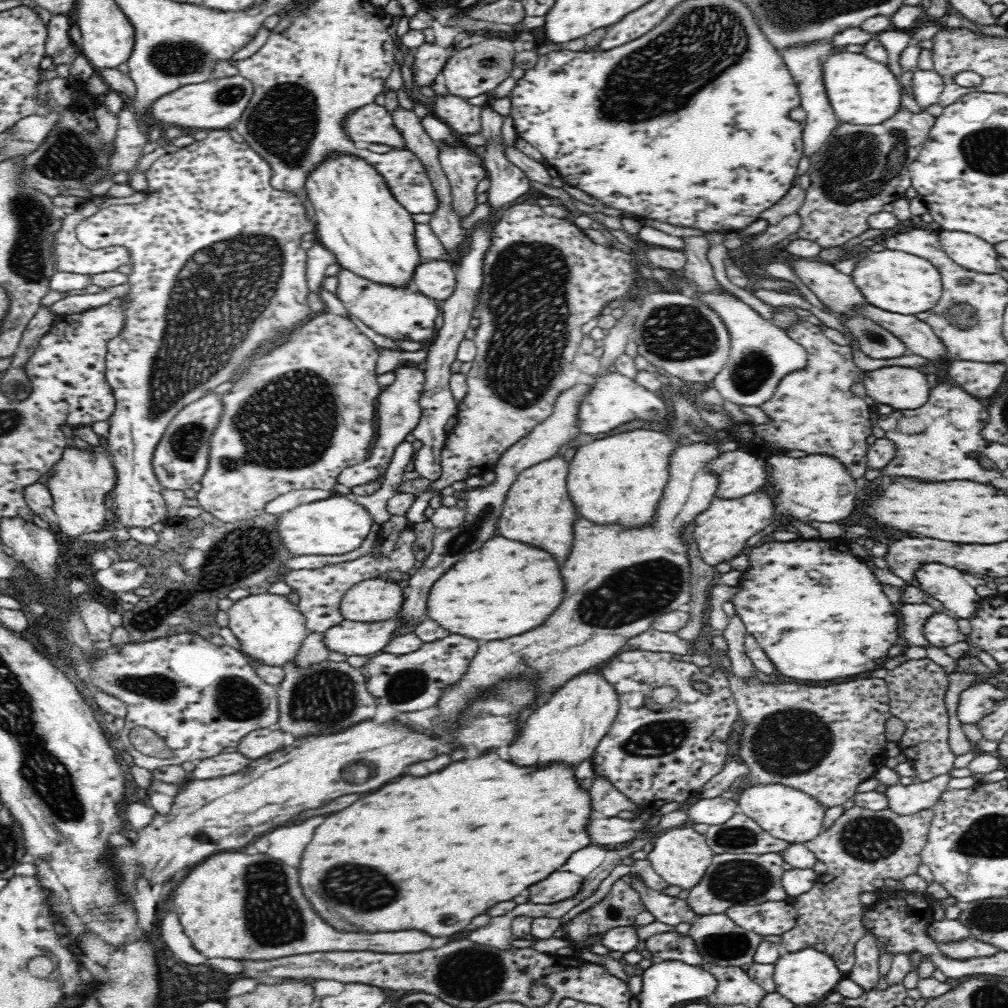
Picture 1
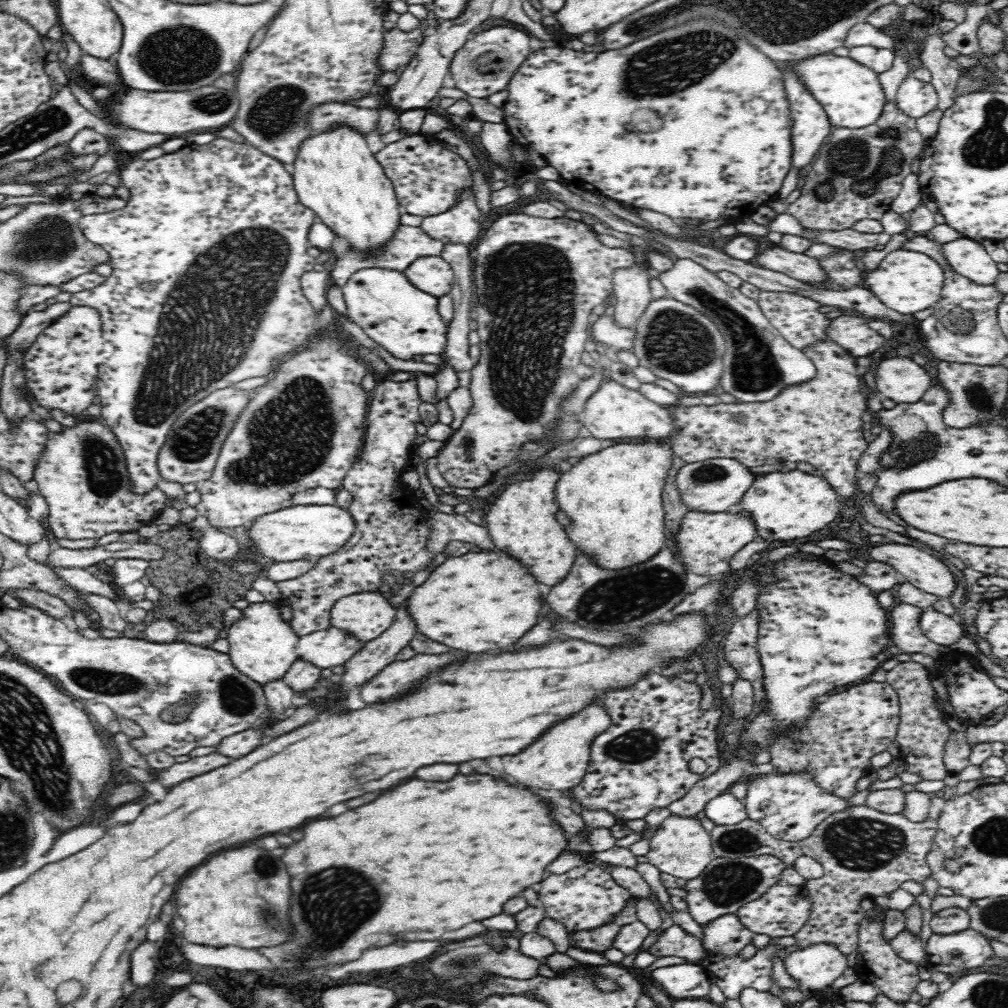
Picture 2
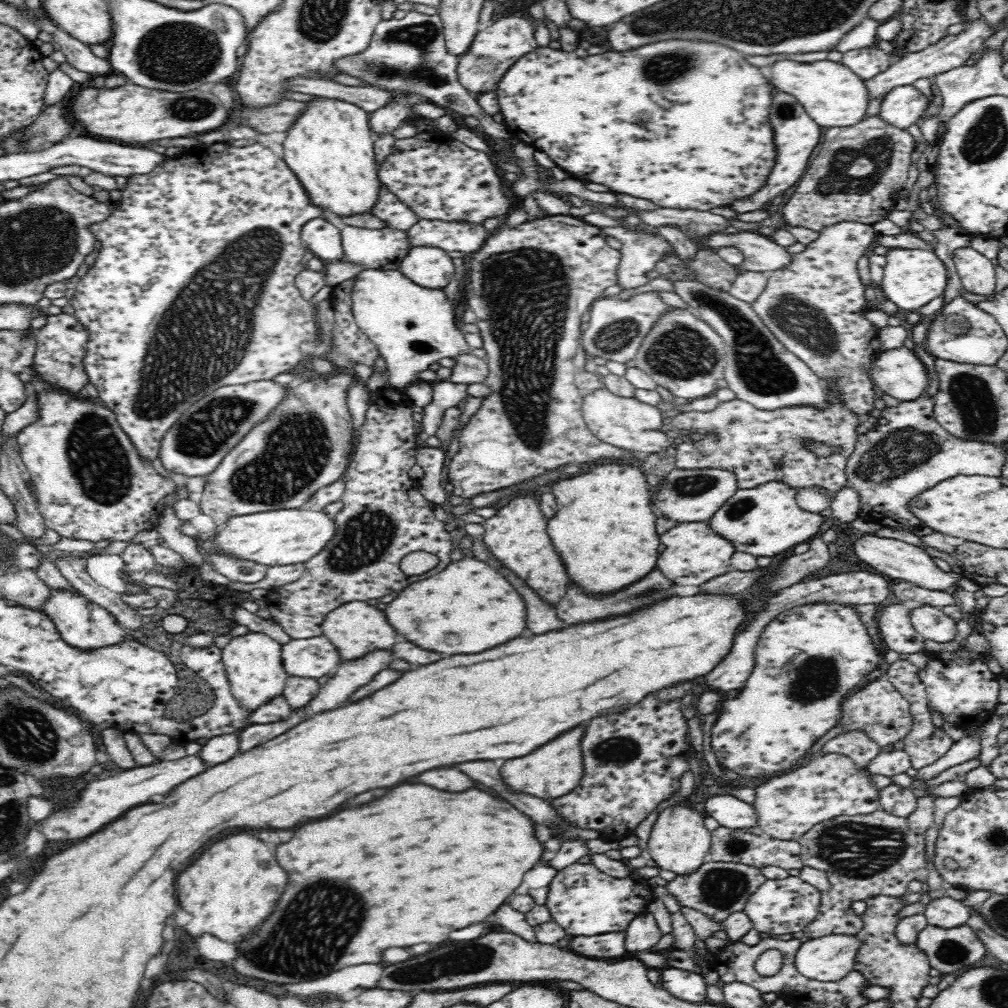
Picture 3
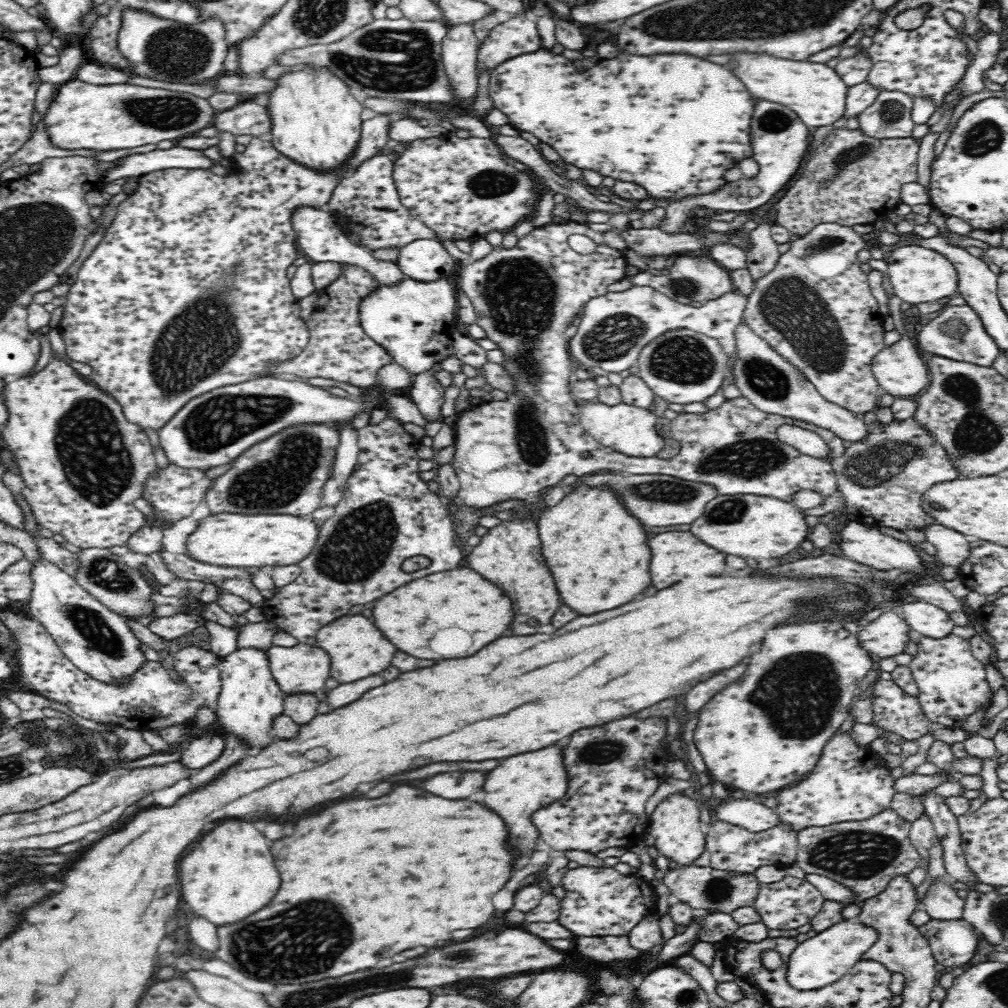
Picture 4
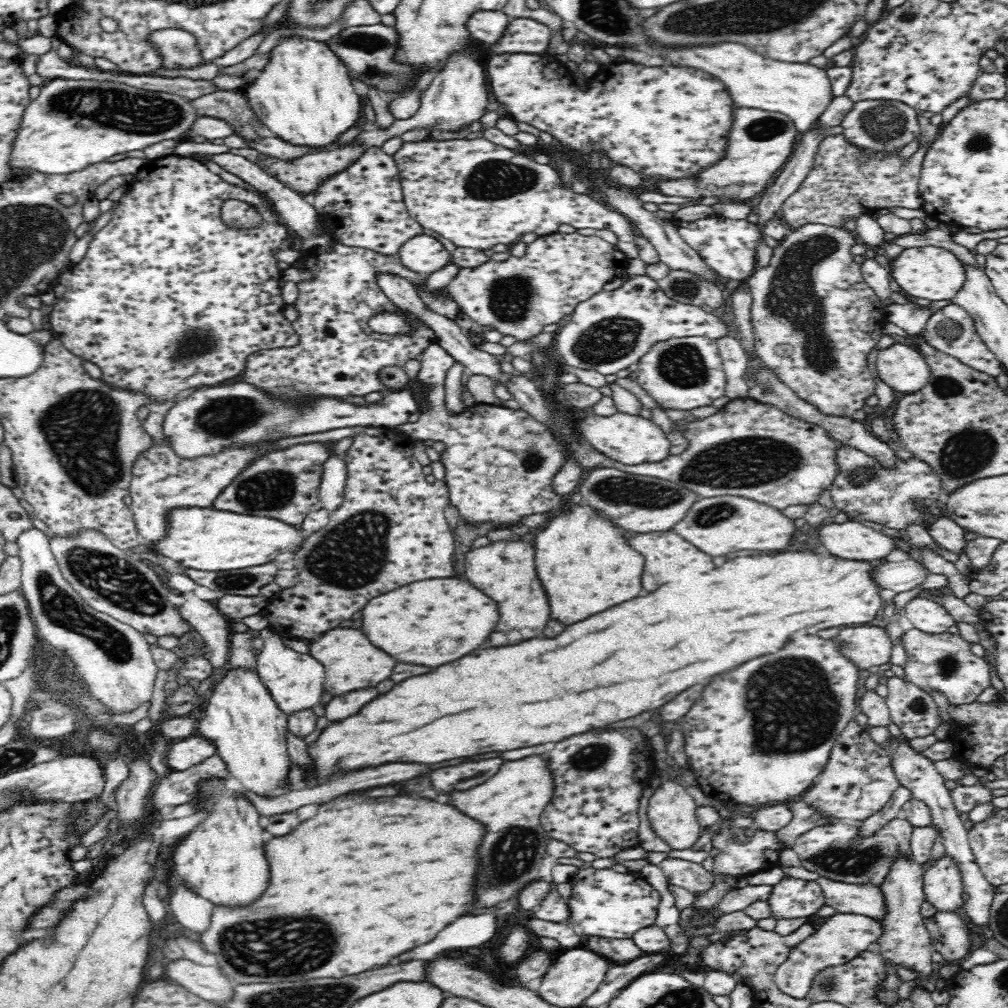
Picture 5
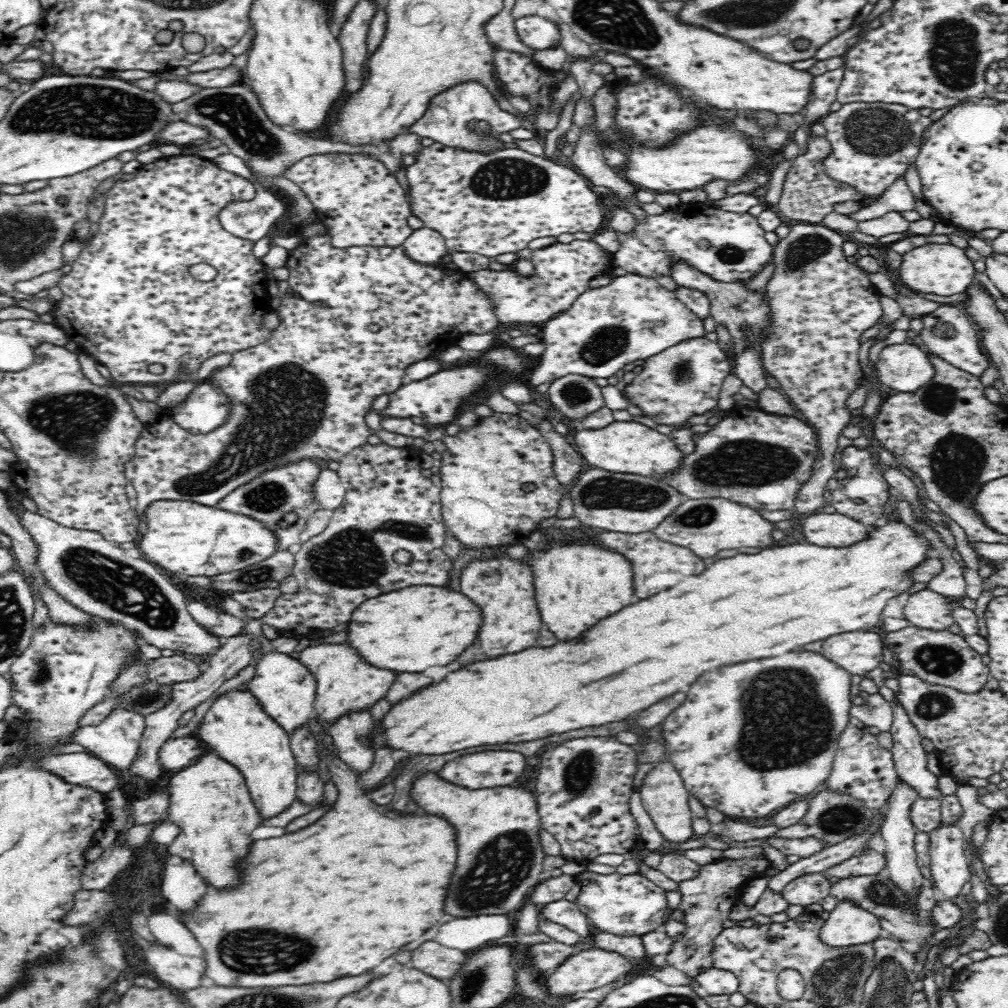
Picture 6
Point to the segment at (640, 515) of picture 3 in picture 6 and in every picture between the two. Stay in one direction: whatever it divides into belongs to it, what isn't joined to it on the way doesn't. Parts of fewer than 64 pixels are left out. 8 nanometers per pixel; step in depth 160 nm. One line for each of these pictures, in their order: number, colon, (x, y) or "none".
4: (598, 553)
5: (583, 560)
6: (578, 582)

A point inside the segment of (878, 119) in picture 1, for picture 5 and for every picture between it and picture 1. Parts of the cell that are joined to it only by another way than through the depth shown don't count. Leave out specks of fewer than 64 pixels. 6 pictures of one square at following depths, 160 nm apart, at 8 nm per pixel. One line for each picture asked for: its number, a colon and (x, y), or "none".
2: (851, 94)
3: (833, 96)
4: (814, 91)
5: (802, 91)

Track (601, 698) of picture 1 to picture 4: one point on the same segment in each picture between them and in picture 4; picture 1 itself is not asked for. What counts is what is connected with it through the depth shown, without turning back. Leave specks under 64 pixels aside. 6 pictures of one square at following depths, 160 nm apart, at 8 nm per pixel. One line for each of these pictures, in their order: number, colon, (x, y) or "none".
2: (559, 759)
3: (557, 768)
4: (521, 785)

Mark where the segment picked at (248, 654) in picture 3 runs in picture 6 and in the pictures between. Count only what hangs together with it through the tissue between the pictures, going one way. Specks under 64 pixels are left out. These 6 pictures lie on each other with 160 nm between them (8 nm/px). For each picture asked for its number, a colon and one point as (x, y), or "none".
4: (251, 698)
5: (242, 719)
6: (235, 727)

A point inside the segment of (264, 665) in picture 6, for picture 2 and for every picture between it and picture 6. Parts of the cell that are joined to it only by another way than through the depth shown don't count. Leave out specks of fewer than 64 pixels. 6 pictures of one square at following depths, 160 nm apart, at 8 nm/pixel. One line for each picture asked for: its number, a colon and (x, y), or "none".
2: (326, 648)
3: (313, 657)
4: (303, 668)
5: (295, 680)

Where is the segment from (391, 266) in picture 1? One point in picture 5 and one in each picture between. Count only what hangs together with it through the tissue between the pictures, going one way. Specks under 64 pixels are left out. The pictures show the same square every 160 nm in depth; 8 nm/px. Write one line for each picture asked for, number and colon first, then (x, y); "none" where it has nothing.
2: (336, 176)
3: (330, 148)
4: (316, 122)
5: (304, 95)

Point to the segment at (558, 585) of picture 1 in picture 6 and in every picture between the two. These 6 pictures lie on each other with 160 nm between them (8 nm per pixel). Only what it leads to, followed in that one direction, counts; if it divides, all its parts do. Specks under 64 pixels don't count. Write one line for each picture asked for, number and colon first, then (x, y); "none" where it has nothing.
2: (481, 601)
3: (469, 607)
4: (453, 614)
5: (439, 620)
6: (410, 630)

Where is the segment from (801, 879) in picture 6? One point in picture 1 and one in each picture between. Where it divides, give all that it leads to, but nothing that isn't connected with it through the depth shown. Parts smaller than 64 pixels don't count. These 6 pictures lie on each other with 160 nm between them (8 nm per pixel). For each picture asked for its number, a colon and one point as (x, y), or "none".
1: (771, 918)
2: (782, 910)
3: (785, 906)
4: (791, 902)
5: (791, 898)

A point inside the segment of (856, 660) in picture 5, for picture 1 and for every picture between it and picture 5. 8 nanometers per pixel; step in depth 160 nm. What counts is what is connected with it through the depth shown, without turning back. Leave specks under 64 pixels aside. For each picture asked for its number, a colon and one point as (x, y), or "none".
1: (914, 616)
2: (904, 620)
3: (897, 632)
4: (888, 635)

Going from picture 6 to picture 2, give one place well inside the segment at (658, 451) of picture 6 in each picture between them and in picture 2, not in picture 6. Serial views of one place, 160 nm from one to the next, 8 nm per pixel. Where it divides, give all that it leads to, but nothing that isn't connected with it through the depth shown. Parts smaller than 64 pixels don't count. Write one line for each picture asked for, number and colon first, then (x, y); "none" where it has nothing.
2: (614, 412)
3: (624, 422)
4: (631, 430)
5: (631, 439)

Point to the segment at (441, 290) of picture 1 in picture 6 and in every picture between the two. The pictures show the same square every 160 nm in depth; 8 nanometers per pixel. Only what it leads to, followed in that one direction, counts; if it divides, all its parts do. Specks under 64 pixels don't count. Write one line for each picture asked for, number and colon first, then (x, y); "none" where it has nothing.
2: (432, 274)
3: (431, 267)
4: (425, 260)
5: (424, 254)
6: (425, 246)

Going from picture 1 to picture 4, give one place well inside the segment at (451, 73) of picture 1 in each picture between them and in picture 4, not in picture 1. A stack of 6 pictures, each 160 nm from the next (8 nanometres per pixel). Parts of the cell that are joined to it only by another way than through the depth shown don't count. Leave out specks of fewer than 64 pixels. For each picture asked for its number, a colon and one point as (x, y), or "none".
2: (483, 65)
3: (498, 45)
4: (517, 36)

